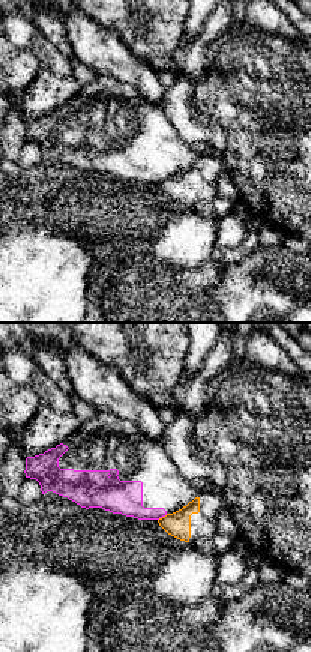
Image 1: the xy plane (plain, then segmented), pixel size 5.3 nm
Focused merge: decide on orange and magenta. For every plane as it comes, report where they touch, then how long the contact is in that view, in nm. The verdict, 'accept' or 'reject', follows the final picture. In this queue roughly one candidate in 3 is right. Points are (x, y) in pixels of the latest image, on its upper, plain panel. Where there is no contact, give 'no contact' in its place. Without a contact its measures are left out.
(163, 181) | 70 nm

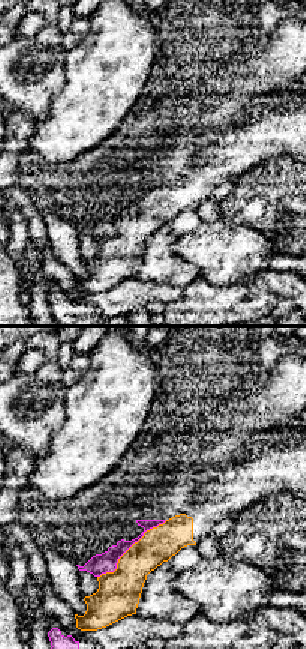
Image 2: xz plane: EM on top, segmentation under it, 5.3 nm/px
(129, 212) | 480 nm

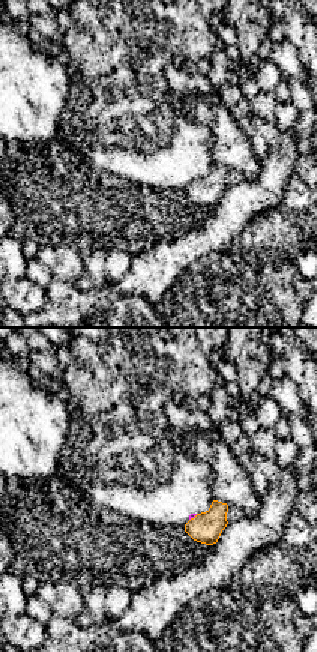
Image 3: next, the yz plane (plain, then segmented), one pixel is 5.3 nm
(194, 181) | 60 nm

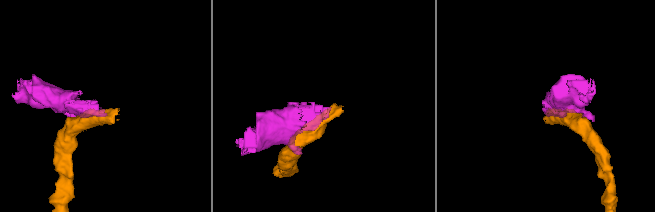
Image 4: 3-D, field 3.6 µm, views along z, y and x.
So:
reject

